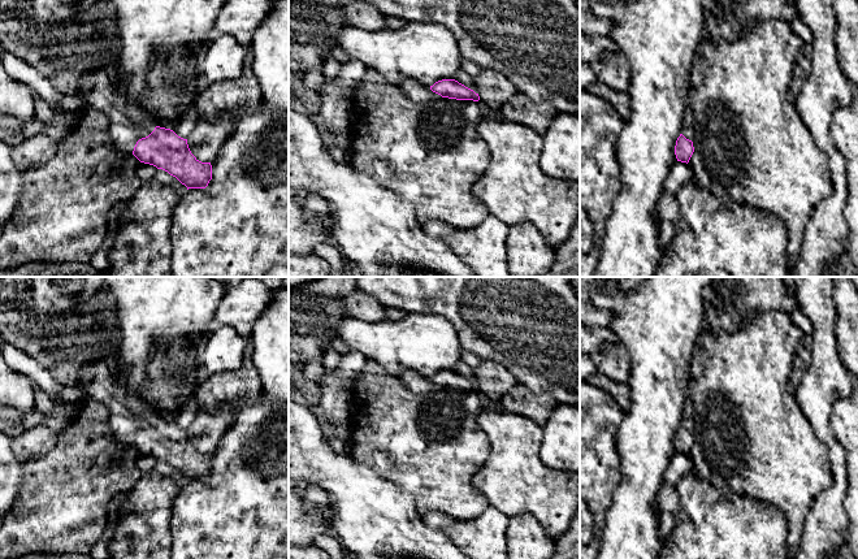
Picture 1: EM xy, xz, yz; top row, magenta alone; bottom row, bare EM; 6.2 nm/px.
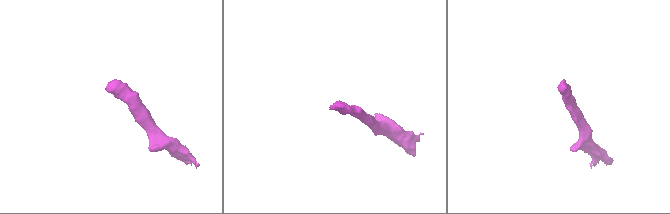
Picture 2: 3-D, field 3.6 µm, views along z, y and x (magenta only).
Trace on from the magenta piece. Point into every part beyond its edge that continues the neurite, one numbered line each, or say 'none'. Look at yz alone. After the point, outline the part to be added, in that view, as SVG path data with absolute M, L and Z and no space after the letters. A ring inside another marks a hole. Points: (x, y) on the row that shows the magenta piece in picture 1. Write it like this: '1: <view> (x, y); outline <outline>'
1: yz (688, 129); outline M686 108L685 113L684 113L681 134L686 139L693 140L694 130L696 130L694 114L693 114L693 112L689 108Z

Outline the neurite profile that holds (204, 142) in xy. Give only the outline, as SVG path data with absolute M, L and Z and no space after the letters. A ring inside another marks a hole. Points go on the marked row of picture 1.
M221 112L214 120L198 118L196 127L187 138L191 153L202 162L212 162L225 139L233 133L234 117Z

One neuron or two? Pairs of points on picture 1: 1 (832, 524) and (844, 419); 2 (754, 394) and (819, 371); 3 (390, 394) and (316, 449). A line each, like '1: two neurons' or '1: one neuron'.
1: two neurons
2: two neurons
3: two neurons

